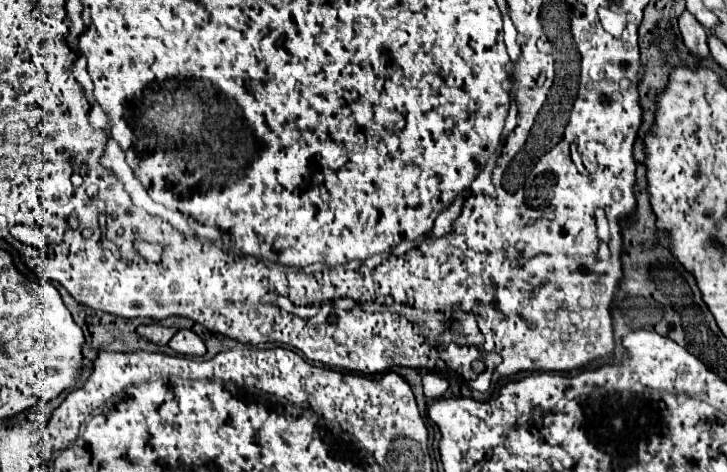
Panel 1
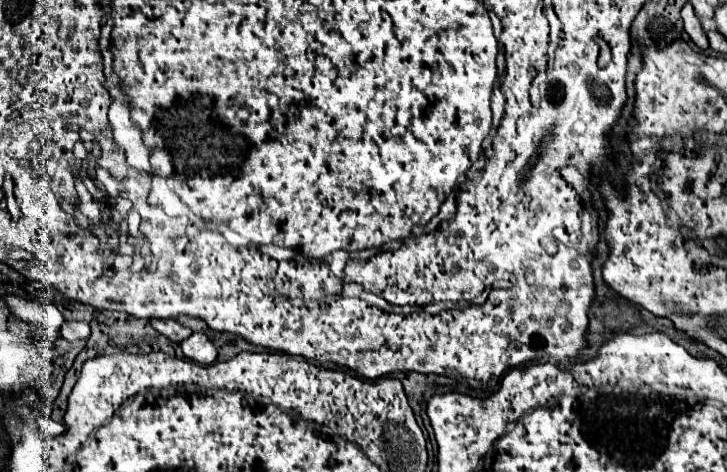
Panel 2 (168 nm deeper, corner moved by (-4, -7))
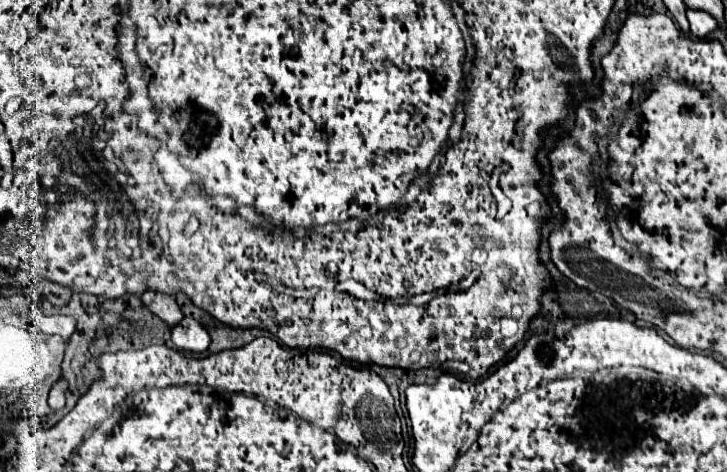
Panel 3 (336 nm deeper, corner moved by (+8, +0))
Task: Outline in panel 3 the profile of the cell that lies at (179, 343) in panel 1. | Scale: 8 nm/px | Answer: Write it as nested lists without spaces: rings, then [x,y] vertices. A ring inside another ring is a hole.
[[[184,318],[178,326],[172,328],[172,342],[180,350],[188,352],[206,352],[210,346],[208,332],[194,318]]]

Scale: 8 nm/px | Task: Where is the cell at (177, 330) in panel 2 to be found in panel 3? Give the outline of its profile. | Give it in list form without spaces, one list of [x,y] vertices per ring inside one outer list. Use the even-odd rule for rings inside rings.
[[[144,292],[142,302],[146,304],[146,308],[152,314],[162,318],[170,328],[174,328],[176,322],[180,322],[184,318],[174,296],[160,296],[160,294],[154,294],[154,292]]]

